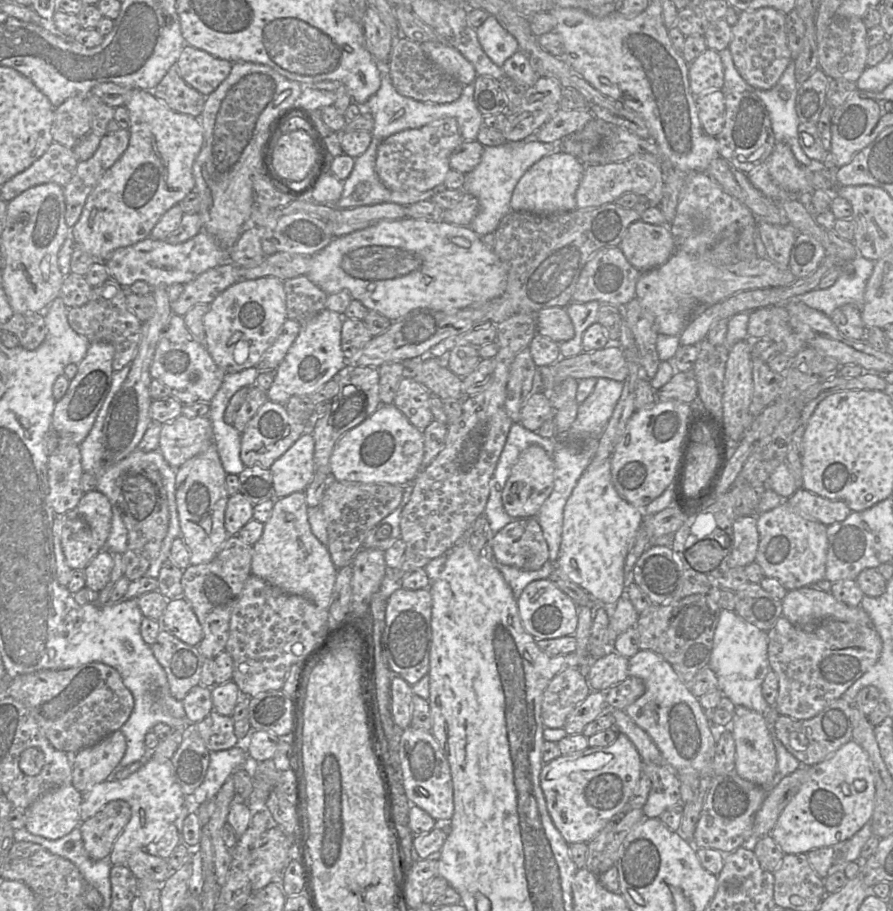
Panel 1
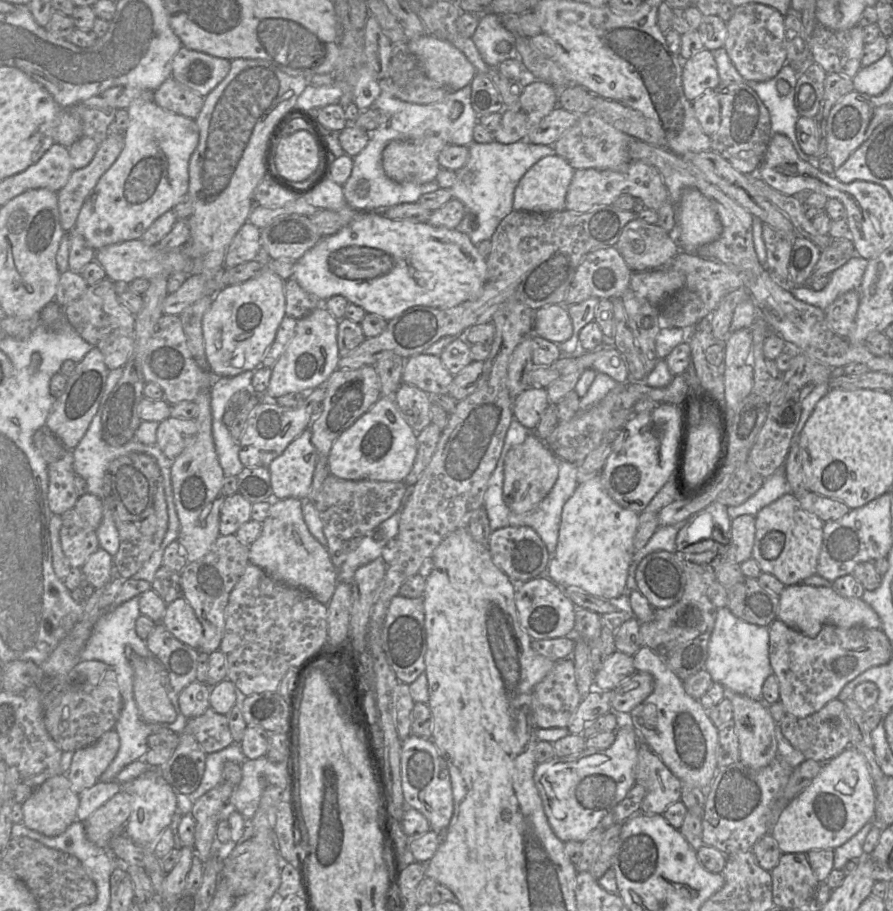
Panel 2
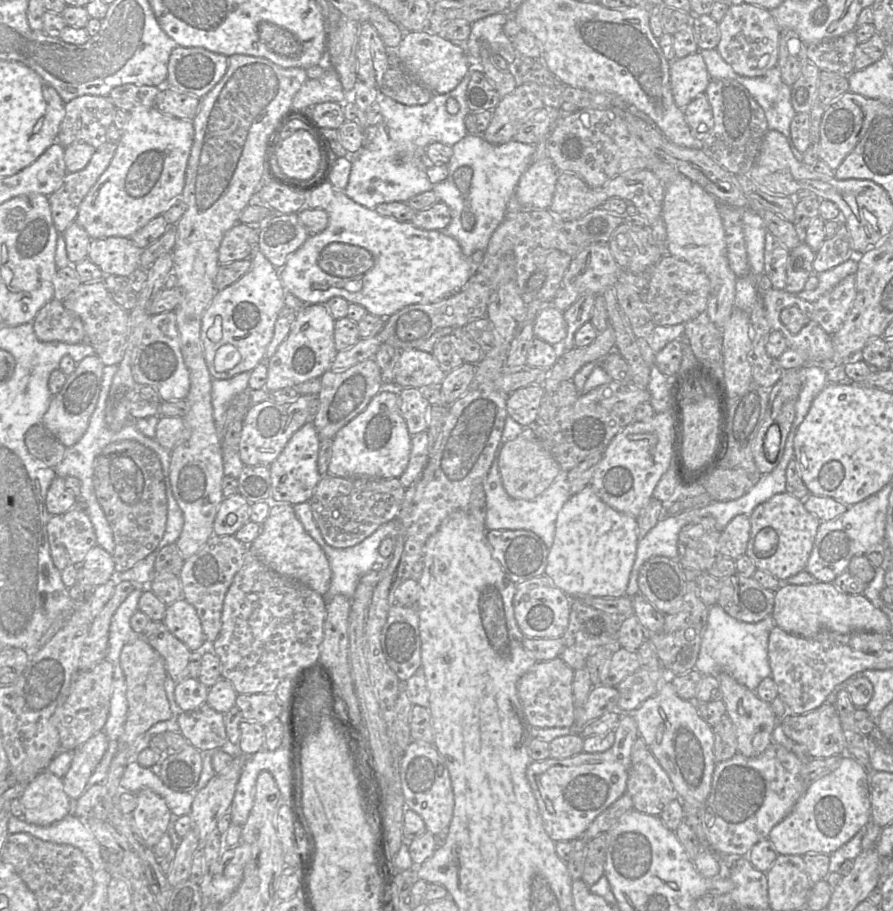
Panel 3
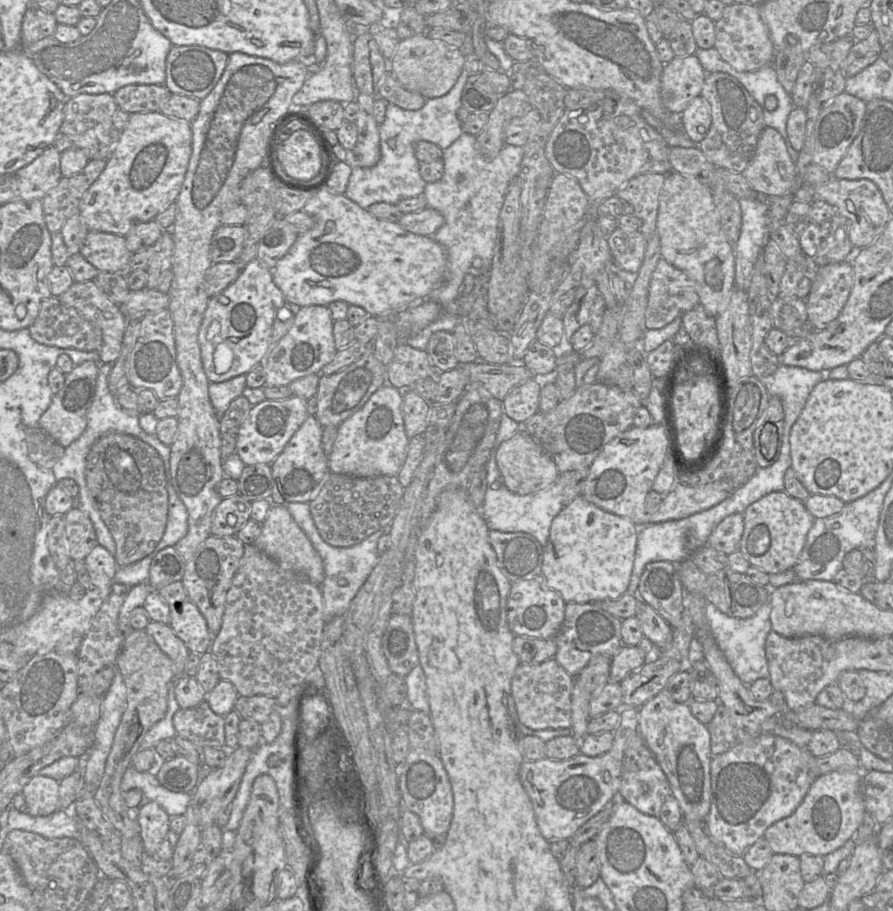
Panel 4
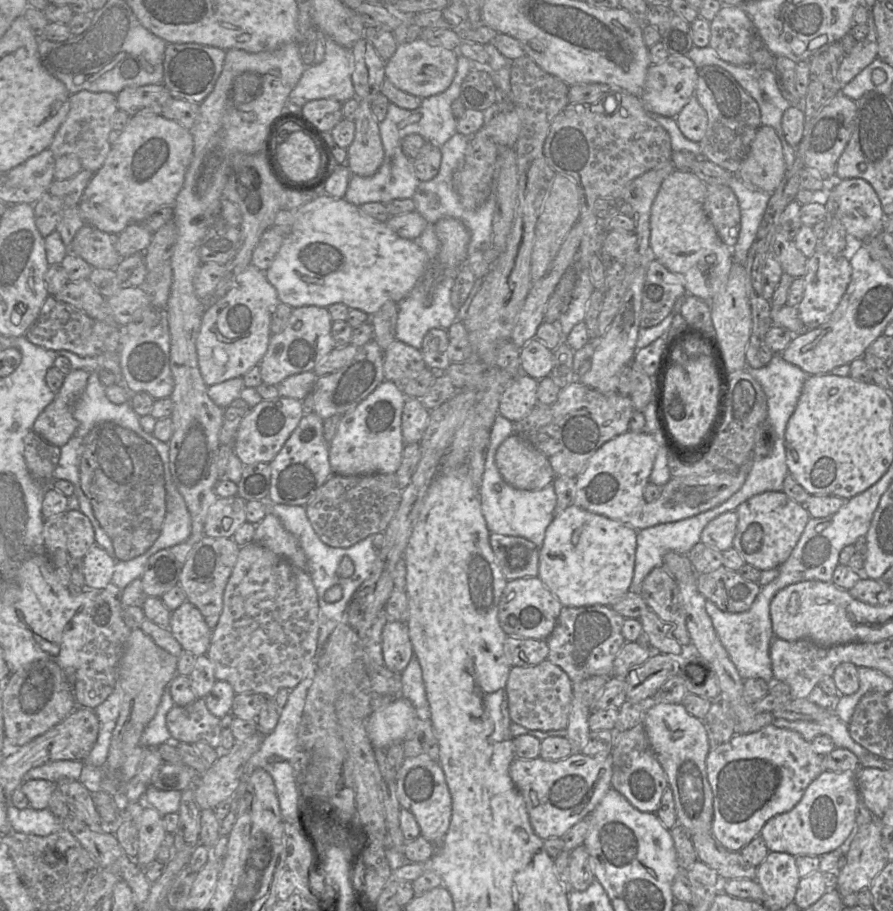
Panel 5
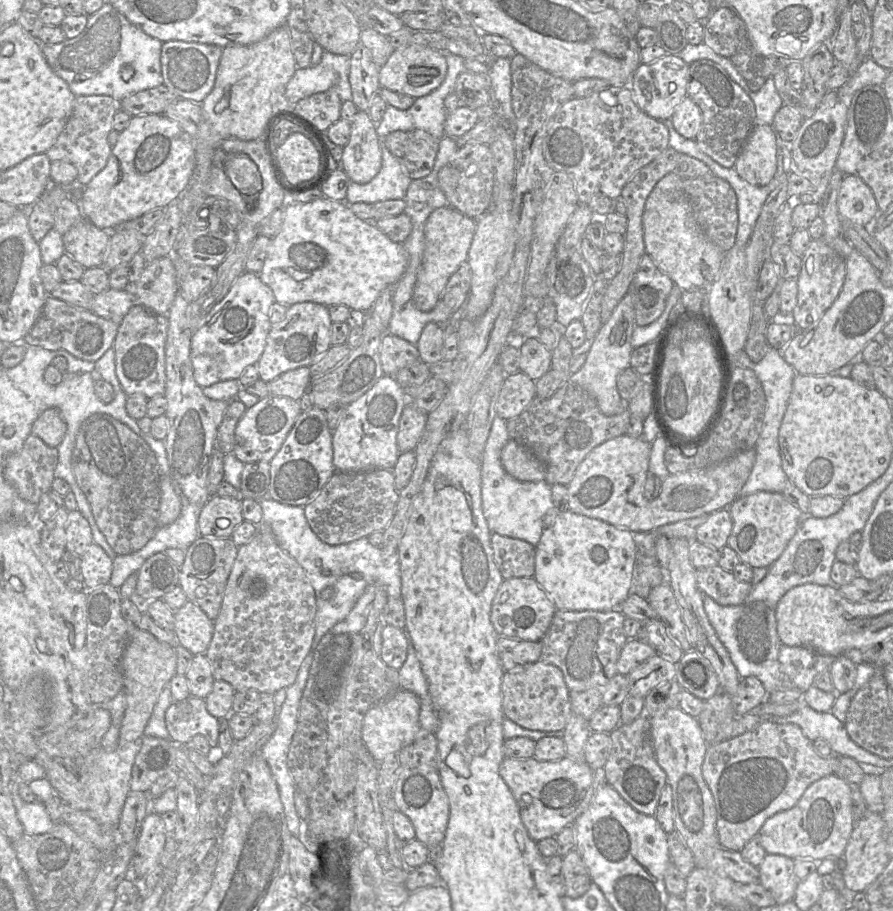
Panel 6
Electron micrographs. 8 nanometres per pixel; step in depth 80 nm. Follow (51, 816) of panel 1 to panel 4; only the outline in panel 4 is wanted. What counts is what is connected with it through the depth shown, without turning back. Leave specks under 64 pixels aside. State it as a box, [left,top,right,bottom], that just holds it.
[22,775,59,816]

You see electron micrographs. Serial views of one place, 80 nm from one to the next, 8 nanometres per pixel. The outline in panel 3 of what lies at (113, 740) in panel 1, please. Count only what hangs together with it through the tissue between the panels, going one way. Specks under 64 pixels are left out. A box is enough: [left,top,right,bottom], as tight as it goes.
[63,731,108,801]

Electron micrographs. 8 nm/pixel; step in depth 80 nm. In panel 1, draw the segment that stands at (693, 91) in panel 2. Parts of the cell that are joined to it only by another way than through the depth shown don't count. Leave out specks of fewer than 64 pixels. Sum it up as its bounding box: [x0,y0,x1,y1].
[689,49,724,97]

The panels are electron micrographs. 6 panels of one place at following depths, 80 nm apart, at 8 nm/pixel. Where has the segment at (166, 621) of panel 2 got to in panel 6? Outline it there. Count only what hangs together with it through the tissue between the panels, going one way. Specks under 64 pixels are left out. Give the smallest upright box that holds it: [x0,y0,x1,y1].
[173,601,214,655]

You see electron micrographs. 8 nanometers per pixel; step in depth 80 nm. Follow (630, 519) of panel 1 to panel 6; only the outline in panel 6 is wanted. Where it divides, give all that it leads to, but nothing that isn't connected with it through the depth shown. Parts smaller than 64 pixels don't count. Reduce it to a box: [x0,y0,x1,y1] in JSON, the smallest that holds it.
[534,509,637,611]

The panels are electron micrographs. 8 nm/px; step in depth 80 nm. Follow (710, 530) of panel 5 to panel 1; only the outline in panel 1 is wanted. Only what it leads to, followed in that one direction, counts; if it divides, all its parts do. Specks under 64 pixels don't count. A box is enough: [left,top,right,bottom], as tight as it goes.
[728,517,759,568]

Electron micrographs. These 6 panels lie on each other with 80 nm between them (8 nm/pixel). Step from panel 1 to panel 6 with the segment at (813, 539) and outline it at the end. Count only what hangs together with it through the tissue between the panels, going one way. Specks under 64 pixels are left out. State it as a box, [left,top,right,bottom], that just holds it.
[727,491,805,568]

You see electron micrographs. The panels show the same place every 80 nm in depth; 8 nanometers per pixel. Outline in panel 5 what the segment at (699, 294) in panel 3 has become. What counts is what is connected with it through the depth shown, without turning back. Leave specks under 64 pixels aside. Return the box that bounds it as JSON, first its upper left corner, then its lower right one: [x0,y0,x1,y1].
[641,259,686,328]

